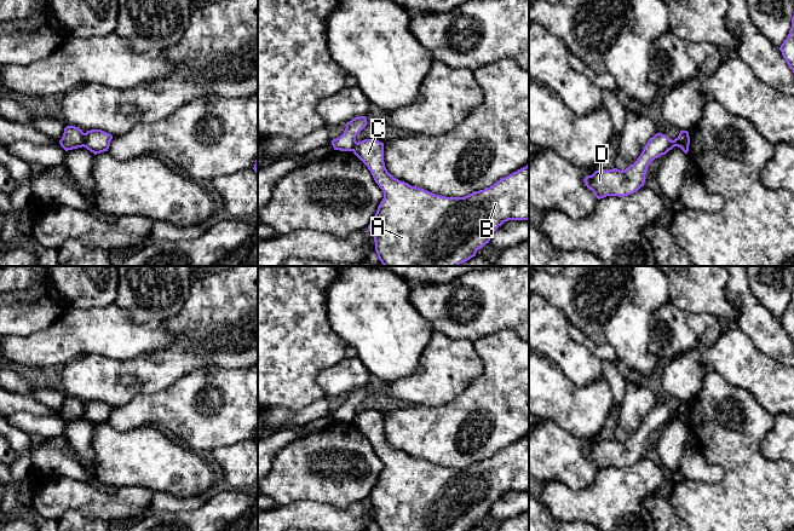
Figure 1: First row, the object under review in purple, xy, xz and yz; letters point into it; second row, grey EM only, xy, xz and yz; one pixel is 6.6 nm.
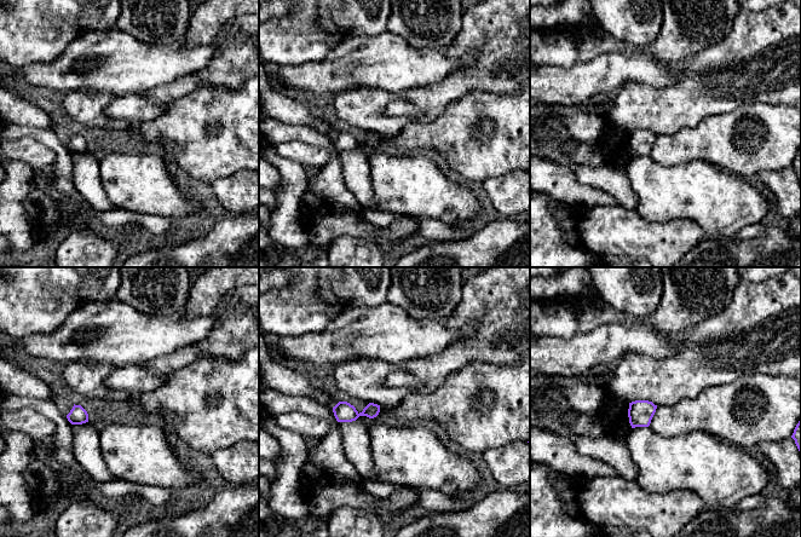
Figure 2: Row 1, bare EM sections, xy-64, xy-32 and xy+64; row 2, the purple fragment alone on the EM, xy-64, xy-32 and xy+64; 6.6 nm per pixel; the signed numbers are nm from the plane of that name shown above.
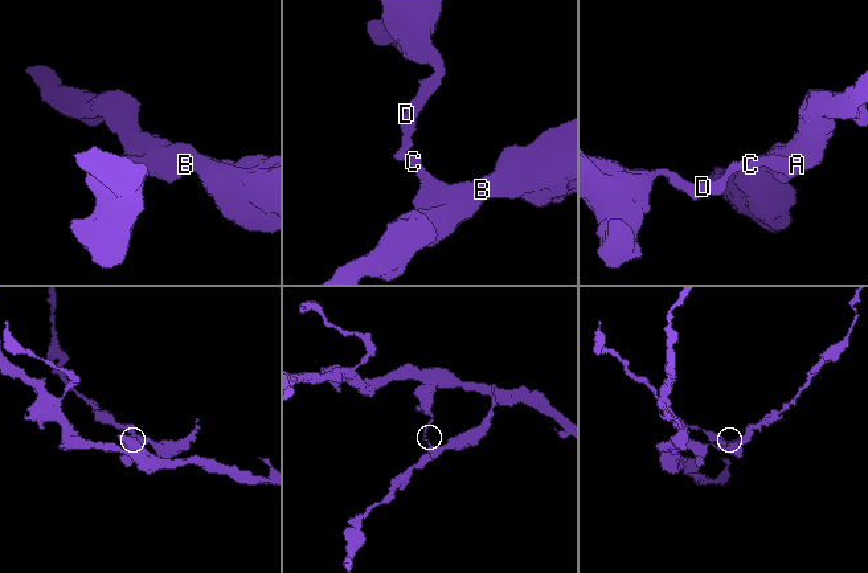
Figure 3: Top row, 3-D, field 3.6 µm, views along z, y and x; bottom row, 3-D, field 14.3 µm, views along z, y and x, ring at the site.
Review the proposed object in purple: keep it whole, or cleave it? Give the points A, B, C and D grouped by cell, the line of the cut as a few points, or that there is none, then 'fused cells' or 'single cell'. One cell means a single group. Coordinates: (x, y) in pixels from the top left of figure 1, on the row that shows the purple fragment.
A B C / D | xy (85, 133), (82, 145) | fused cells

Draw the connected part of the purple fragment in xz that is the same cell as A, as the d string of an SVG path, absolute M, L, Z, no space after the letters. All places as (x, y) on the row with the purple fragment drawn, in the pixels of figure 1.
M376 139L358 142L353 154L368 167L384 192L384 198L368 226L374 237L375 252L384 266L459 266L476 256L477 250L489 243L491 235L505 221L529 220L529 165L484 190L465 197L445 197L393 178L385 167L384 143Z

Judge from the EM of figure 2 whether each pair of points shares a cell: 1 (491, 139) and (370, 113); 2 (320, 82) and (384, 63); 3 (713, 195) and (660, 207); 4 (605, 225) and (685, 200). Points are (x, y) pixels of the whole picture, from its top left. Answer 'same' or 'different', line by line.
1: different
2: same
3: same
4: different

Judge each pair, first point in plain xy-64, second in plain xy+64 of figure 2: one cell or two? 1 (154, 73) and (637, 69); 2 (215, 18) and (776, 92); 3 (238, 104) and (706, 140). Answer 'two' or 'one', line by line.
1: one
2: one
3: one

